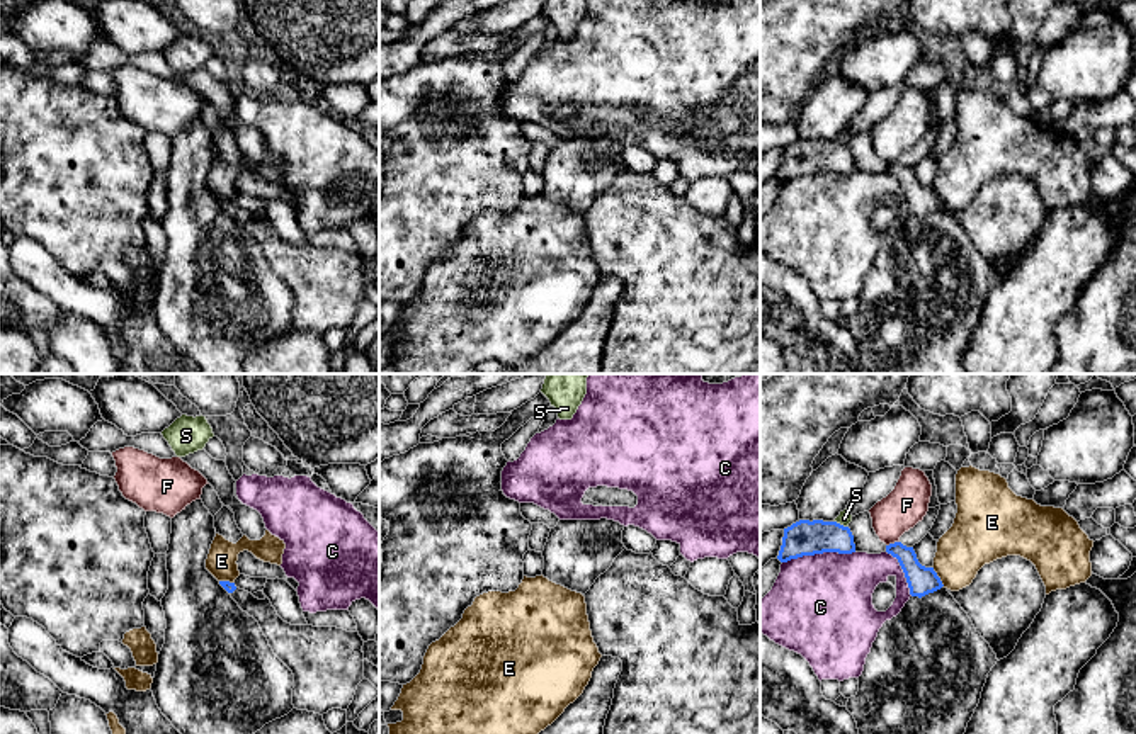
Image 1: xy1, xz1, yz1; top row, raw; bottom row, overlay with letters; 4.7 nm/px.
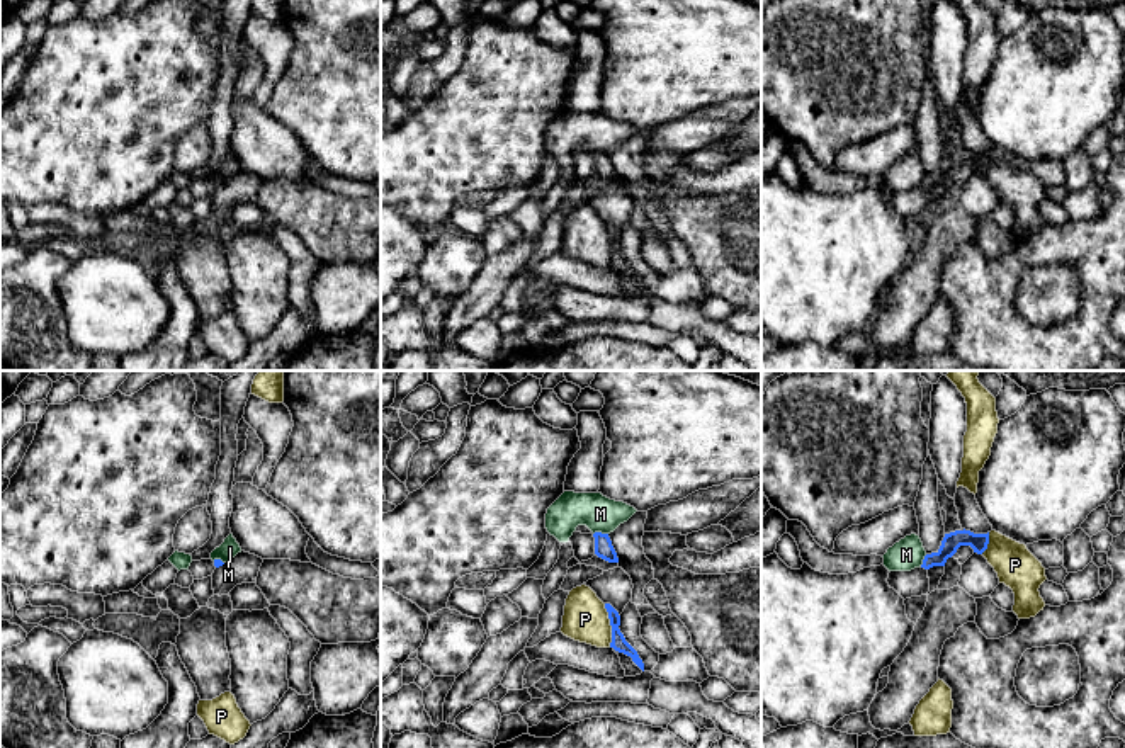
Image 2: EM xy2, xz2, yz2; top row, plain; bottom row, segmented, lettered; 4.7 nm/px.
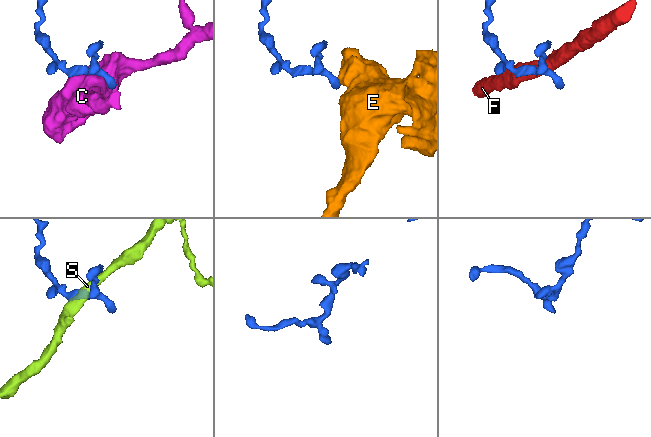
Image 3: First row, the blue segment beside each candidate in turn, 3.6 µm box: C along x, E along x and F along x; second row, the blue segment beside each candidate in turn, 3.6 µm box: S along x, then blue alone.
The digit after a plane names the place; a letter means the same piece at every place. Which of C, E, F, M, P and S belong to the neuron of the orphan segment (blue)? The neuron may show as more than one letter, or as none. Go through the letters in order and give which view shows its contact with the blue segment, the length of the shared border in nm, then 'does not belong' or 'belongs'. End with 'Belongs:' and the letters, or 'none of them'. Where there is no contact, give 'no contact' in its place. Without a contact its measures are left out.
C: meets blue in yz1; contact 340 nm long; does not belong
E: meets blue in yz1; contact 110 nm long; does not belong
F: meets blue in yz1; contact 70 nm long; does not belong
M: meets blue in xz2; contact 70 nm long; does not belong
P: meets blue in xz2; contact 220 nm long; does not belong
S: meets blue in yz1; contact 80 nm long; does not belong
Belongs: none of them

